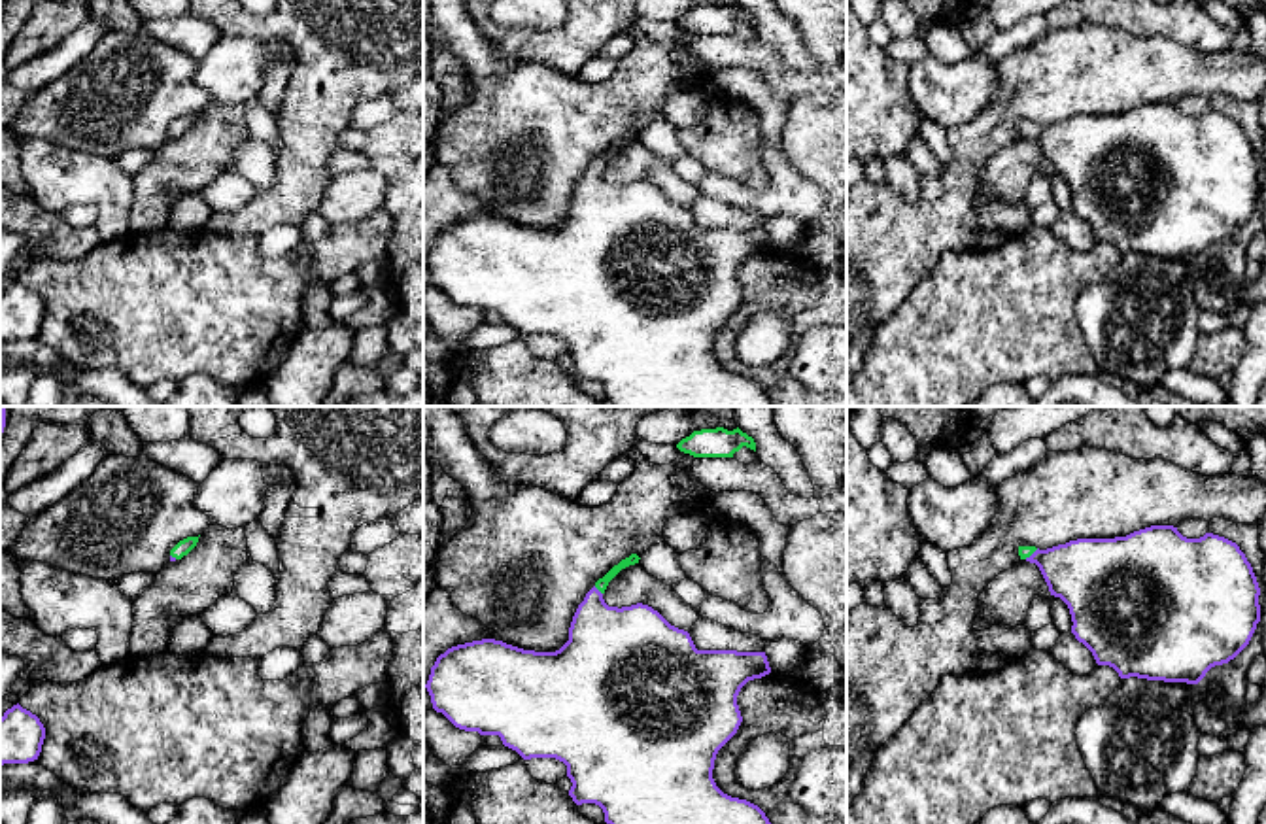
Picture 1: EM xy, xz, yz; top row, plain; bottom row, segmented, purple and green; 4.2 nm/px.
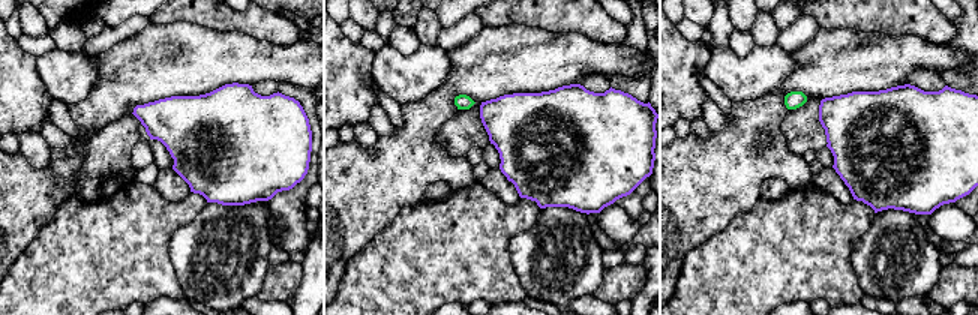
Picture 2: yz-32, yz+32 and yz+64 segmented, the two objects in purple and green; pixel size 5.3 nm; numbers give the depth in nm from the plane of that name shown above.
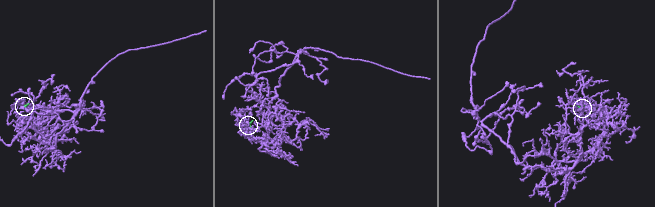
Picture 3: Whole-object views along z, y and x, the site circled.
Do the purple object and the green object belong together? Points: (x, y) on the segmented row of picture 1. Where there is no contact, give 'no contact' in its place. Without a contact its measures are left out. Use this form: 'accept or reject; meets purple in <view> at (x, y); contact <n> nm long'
accept; meets purple in xz at (598, 590); contact 50 nm long

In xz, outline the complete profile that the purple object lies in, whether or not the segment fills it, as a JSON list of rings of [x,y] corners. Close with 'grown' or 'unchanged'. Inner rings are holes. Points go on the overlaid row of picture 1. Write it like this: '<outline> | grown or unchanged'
[[[631,554],[595,582],[573,616],[569,641],[556,652],[523,650],[495,639],[448,648],[425,684],[433,709],[459,730],[499,735],[523,760],[563,762],[573,801],[599,805],[607,824],[771,824],[758,805],[724,794],[712,779],[718,750],[743,722],[737,695],[748,680],[771,673],[767,656],[697,650],[688,631],[671,626],[648,605],[608,607],[603,599],[608,582],[639,559]]] | grown

